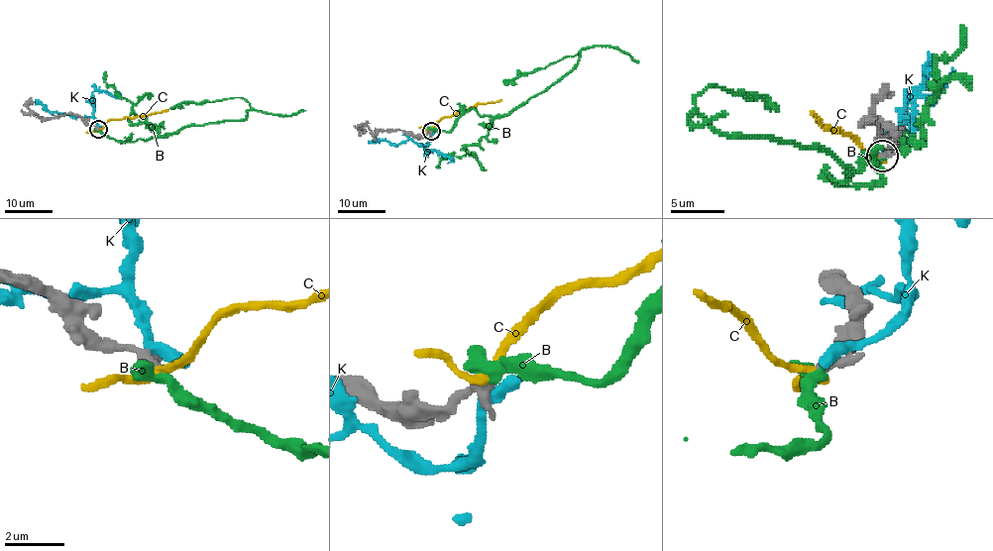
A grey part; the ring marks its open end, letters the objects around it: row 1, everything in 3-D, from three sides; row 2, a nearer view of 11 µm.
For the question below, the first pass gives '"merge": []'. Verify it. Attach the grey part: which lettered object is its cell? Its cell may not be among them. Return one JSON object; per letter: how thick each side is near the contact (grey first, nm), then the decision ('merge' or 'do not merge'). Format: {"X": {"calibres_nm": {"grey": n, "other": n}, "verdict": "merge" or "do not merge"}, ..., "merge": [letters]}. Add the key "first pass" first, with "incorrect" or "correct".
{"first pass": "incorrect", "B": {"calibres_nm": {"grey": 320, "other": 320}, "verdict": "merge"}, "C": {"calibres_nm": {"grey": 320, "other": 240}, "verdict": "do not merge"}, "K": {"calibres_nm": {"grey": 500, "other": 340}, "verdict": "do not merge"}, "merge": ["B"]}

